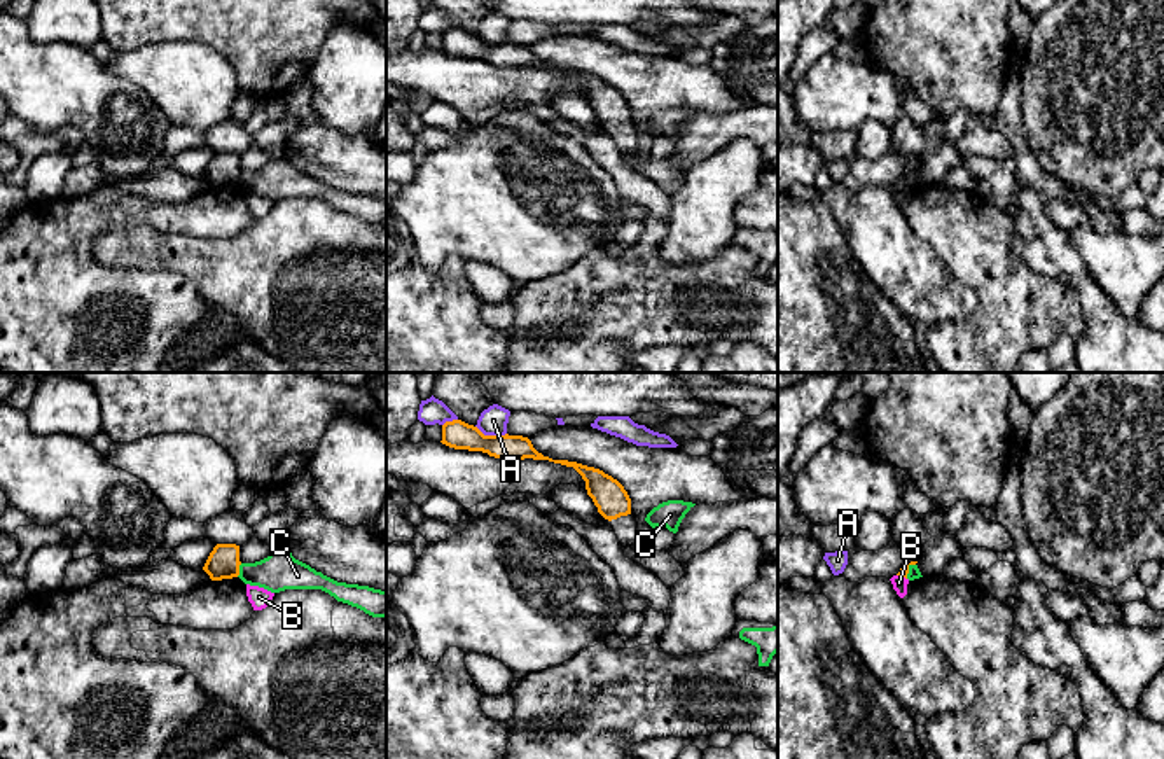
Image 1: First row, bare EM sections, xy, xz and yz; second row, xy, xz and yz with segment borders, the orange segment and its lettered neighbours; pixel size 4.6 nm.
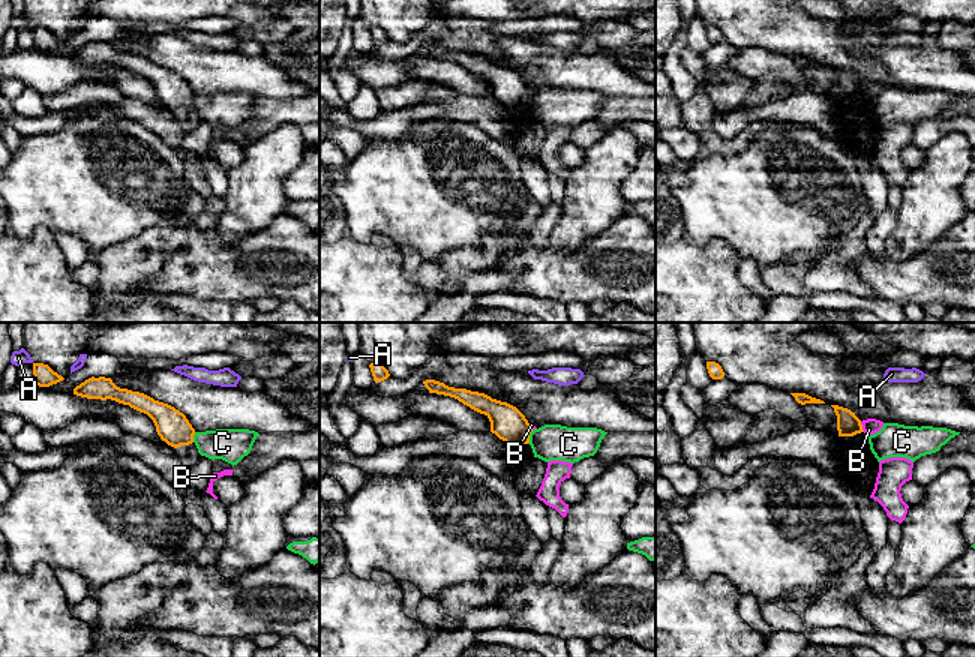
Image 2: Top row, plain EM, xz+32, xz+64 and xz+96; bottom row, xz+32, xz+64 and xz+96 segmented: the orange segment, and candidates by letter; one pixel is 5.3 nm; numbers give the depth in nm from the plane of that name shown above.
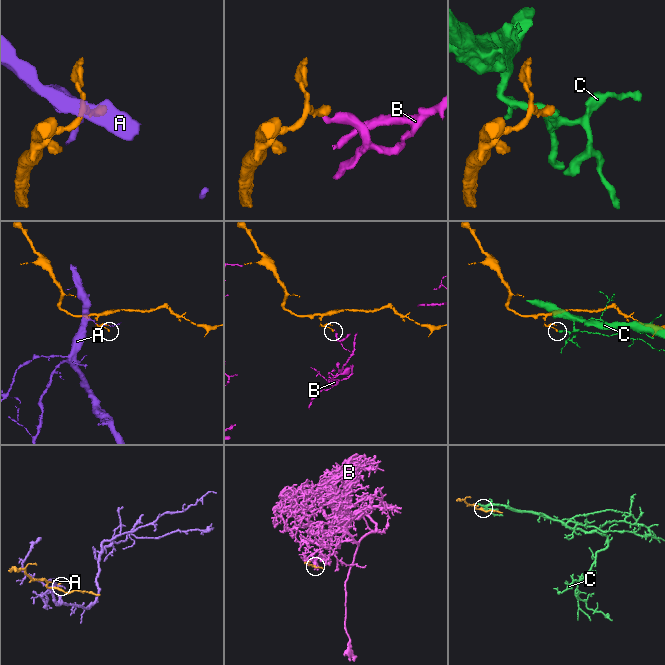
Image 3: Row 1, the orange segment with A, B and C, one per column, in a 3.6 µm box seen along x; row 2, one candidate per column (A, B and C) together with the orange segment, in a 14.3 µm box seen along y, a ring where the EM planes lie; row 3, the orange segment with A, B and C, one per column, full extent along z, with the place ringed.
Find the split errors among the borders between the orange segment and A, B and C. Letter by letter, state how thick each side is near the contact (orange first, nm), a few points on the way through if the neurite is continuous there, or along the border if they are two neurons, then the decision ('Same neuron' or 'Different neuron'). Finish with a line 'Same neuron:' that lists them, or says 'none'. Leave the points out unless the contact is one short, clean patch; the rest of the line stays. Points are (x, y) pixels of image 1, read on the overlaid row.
A: Thickness 130 nm (orange) against 130 nm. Boundary: xz (476, 425), (484, 434), (505, 434). Different neuron
B: Thickness 50 nm (orange) against 70 nm. Boundary: yz (897, 574), (906, 579). Different neuron
C: Thickness 140 nm (orange) against 180 nm. Boundary: xy (242, 564), (236, 576). Different neuron
Same neuron: none

